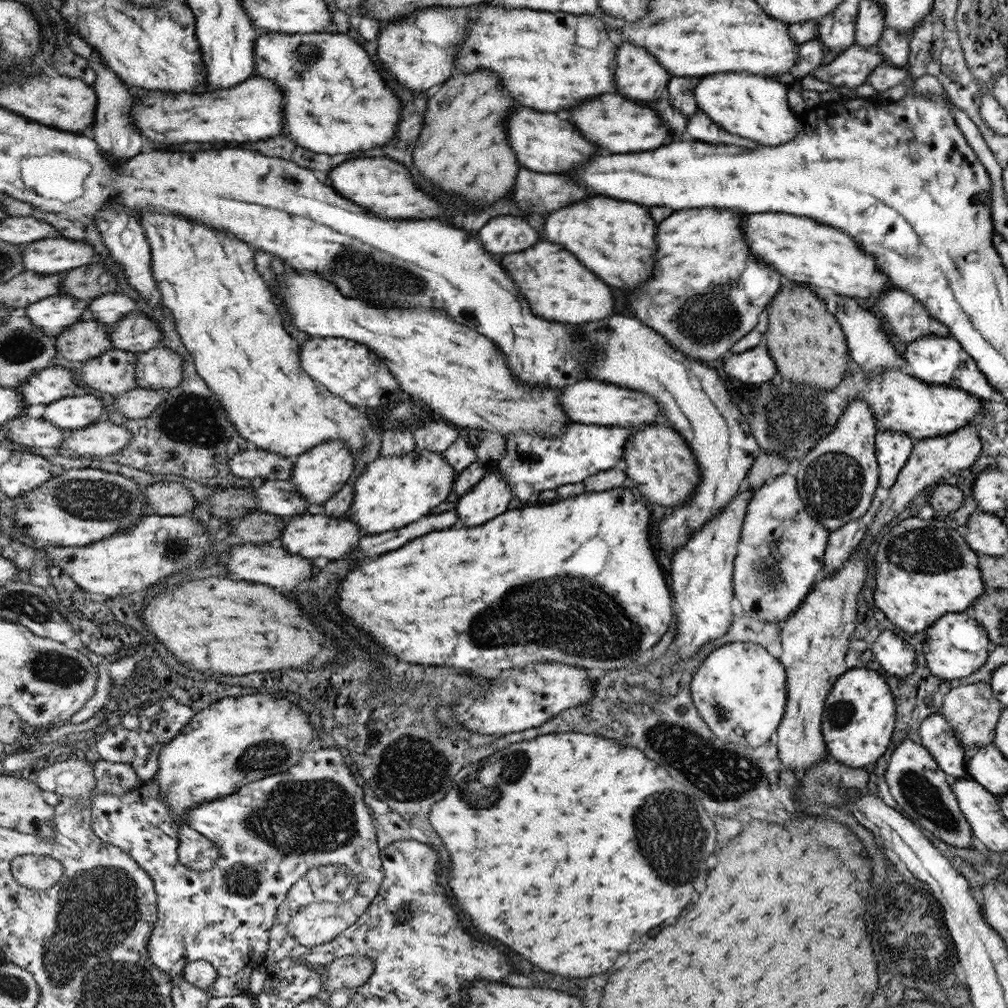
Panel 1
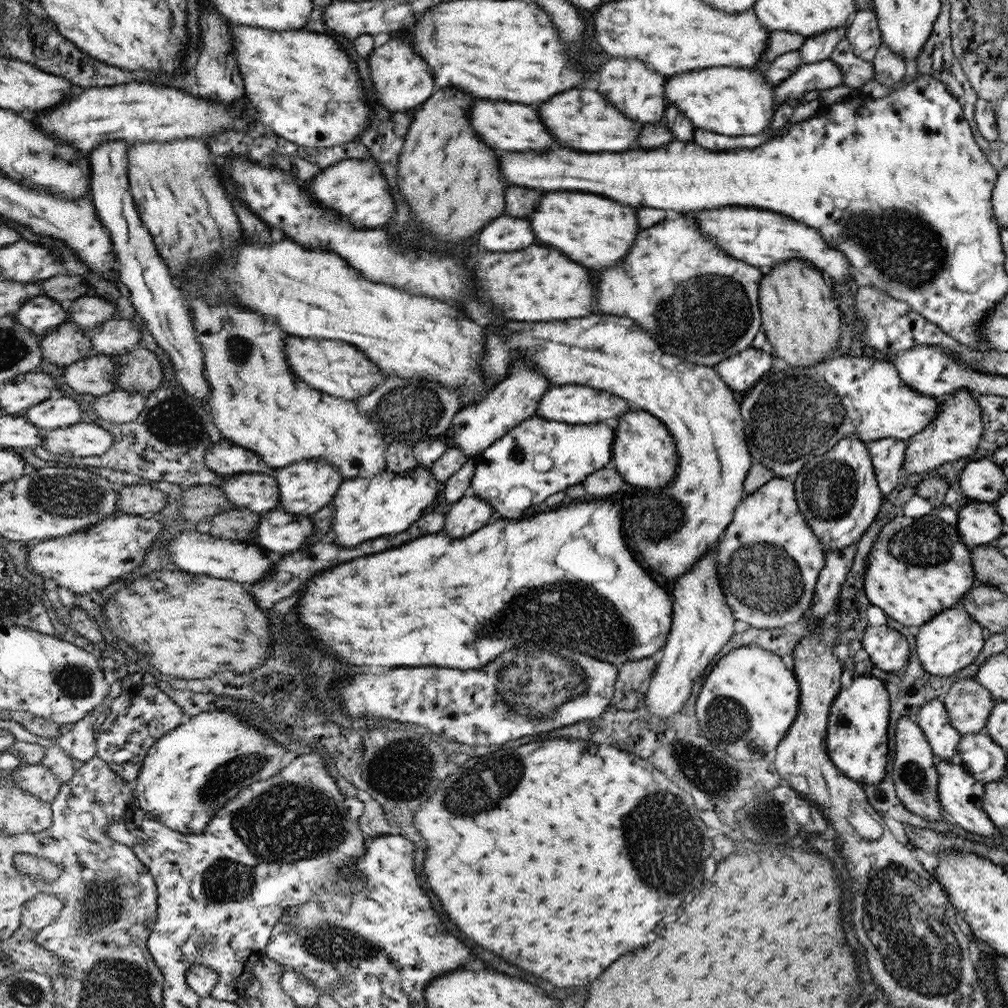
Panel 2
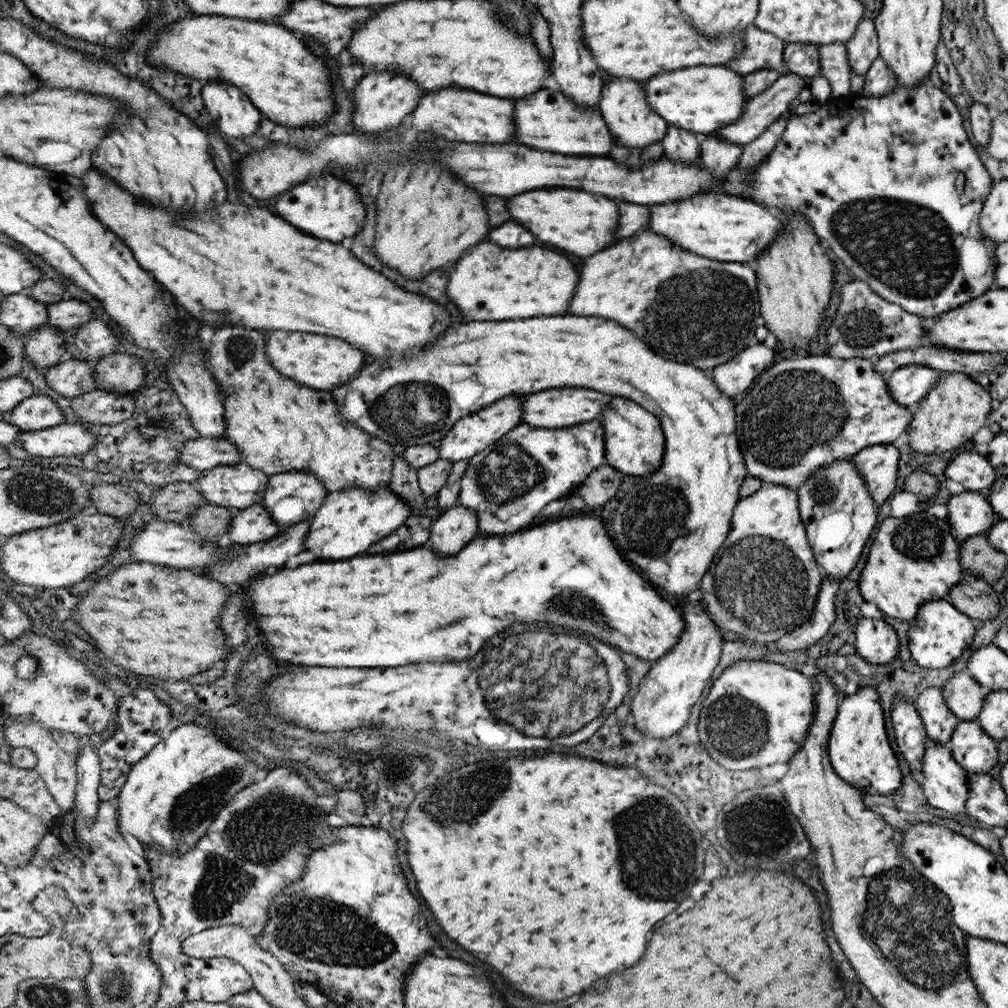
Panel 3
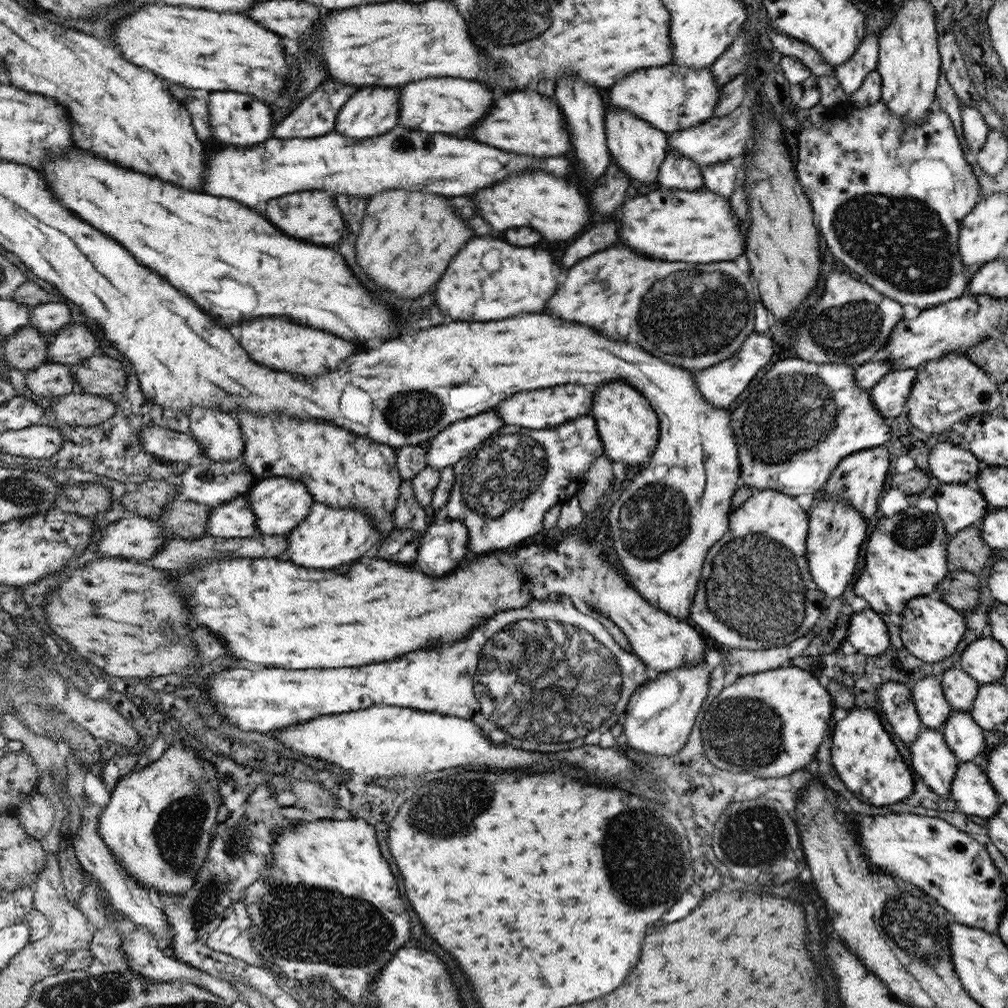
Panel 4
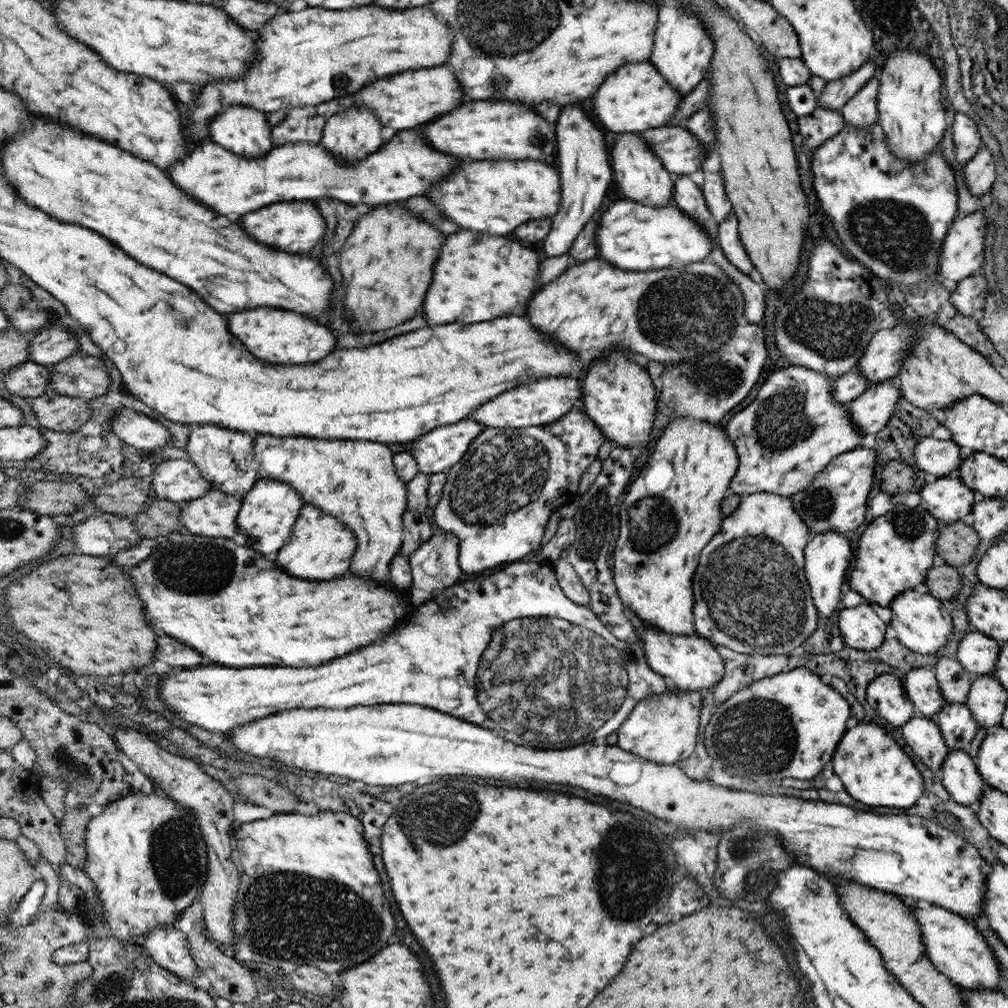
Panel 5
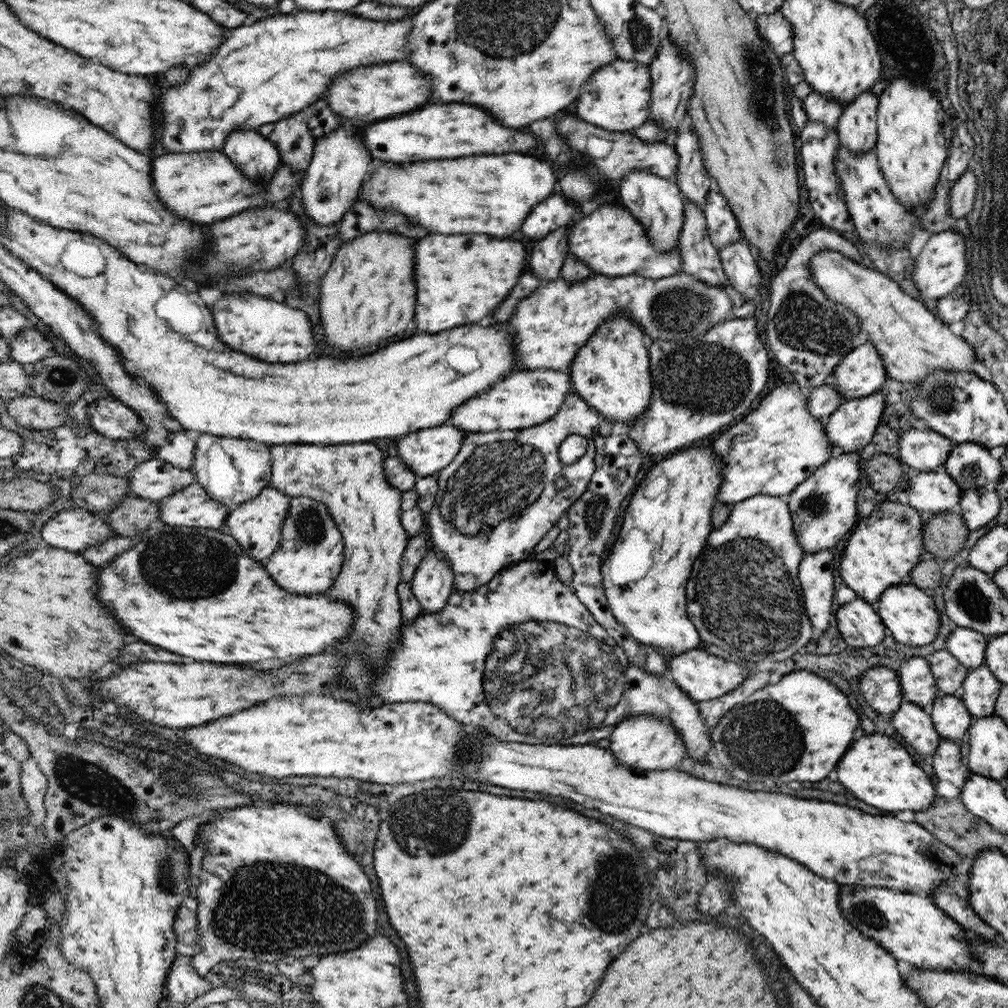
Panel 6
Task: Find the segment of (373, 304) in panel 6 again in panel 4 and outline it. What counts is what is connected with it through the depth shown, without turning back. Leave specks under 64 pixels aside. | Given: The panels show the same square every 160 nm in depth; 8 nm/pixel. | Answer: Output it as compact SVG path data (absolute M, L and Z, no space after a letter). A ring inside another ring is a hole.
M386 189L367 201L355 244L356 260L376 286L400 298L418 298L438 282L450 260L472 236L474 230L454 212L448 198L422 190Z

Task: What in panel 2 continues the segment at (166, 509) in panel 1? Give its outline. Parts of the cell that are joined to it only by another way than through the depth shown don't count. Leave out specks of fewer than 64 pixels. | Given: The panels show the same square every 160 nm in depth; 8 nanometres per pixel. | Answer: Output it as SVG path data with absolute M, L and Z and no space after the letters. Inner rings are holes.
M150 485L119 486L118 500L118 511L134 516L156 514L167 505L166 494Z

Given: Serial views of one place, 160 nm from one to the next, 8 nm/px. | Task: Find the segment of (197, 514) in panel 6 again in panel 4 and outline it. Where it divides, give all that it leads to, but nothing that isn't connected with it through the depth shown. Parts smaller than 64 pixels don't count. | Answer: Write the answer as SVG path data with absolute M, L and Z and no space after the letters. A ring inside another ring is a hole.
M242 497L212 506L211 515L207 520L207 534L216 538L252 537L254 534L258 534L258 530L258 520L255 512L251 509L251 502Z

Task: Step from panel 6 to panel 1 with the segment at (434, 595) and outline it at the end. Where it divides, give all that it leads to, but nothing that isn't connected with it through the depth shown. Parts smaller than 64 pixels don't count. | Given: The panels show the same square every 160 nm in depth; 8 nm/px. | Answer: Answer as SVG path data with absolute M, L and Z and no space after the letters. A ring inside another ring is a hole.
M496 469L487 472L478 484L457 497L455 511L460 526L482 526L513 506L512 487L502 475L502 471Z

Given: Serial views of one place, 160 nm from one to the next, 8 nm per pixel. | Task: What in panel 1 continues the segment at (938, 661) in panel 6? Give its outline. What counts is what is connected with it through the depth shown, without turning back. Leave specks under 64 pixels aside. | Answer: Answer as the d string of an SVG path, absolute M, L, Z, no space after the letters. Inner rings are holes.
M978 682L953 688L946 693L938 713L956 730L964 748L970 749L973 746L988 746L993 742L998 719L1005 707L988 682Z

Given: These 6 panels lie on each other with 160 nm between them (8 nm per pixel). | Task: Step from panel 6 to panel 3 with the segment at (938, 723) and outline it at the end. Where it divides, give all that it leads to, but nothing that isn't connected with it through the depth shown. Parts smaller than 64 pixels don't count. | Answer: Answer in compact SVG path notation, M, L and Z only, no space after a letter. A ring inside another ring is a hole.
M959 721L948 745L958 764L969 774L984 774L998 764L999 742L992 740L976 721Z

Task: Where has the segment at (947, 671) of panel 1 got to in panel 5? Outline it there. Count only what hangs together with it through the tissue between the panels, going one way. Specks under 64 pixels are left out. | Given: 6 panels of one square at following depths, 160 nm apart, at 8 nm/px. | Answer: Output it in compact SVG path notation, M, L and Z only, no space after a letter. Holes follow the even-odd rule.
M917 588L906 590L893 600L889 608L892 613L889 626L896 630L896 639L914 652L922 654L938 652L953 636L953 616L945 603L930 593L922 594Z

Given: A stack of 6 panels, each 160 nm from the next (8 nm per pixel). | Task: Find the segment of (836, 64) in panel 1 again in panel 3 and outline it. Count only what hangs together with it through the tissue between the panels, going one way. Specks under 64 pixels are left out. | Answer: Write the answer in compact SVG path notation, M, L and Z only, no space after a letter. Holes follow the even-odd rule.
M794 73L778 77L764 92L749 99L747 108L743 109L743 115L738 122L727 124L721 130L711 132L708 135L714 135L731 143L745 146L752 140L756 140L782 113L788 113L788 106L798 96L800 90L809 86L809 80L811 80L811 77L798 76Z

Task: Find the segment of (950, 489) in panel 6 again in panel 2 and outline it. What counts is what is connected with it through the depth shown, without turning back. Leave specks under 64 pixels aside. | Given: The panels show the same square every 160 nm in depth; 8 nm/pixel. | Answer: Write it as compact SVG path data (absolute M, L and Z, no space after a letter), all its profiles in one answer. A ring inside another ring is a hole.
M967 501L957 513L955 525L961 539L970 548L995 544L1007 528L993 503Z

